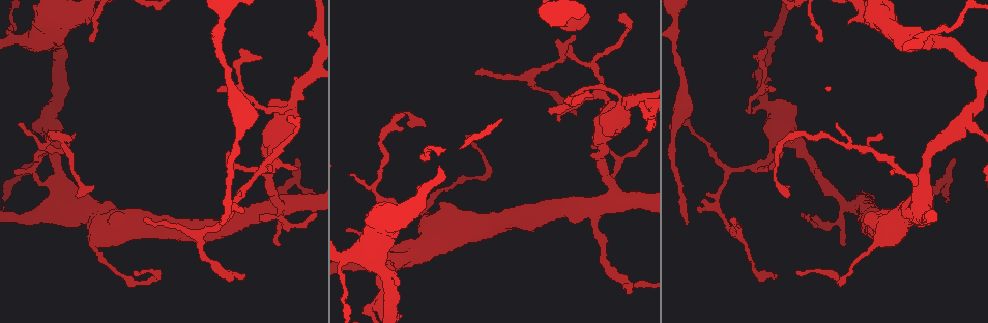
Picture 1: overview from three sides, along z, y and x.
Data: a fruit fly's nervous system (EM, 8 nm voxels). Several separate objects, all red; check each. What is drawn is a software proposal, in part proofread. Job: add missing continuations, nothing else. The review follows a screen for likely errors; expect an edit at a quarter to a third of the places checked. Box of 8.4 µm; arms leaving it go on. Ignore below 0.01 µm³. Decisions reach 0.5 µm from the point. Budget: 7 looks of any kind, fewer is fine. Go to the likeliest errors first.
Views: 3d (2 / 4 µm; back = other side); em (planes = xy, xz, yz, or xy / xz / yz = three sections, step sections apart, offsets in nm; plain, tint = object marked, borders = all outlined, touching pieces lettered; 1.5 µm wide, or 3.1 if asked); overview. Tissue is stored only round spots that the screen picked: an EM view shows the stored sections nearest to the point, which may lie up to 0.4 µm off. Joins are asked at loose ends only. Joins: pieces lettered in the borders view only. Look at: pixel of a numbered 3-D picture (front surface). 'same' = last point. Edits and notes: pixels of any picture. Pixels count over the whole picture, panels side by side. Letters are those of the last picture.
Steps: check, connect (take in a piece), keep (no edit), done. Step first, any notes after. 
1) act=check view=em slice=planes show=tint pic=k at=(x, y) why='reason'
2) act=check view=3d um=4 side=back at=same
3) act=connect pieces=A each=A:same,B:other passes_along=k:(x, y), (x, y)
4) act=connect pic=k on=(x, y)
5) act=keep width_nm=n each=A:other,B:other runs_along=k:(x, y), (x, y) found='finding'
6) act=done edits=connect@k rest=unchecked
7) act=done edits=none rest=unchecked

act=check view=3d um=2 pic=1 at=(782, 153)

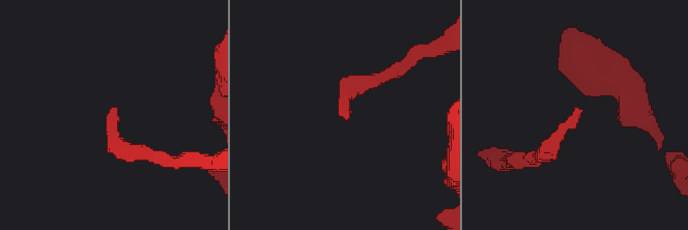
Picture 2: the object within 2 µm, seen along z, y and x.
act=check view=em slice=yz step=8 show=borders pic=2 at=(344, 116)

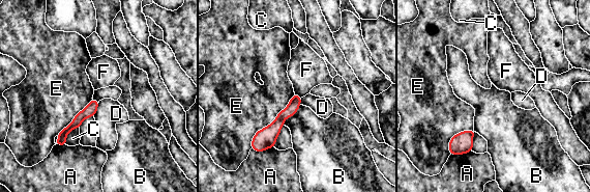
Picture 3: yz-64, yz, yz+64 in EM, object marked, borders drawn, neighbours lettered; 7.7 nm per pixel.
act=check view=em slice=planes show=borders at=same

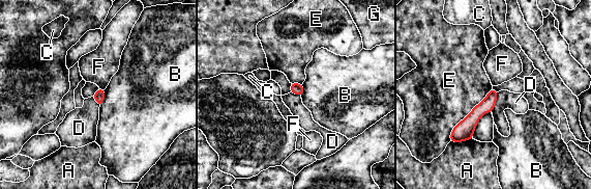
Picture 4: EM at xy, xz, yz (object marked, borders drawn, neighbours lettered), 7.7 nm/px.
act=keep longest_contact=E:550nm each=A:other,B:other,C:other,D:other,E:other,F:other,G:other runs_along=4:(493, 92), (490, 101), (452, 138) found='none of them fits'

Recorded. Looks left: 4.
act=check view=em slice=planes show=borders pic=1 at=(838, 124) why='thin end'

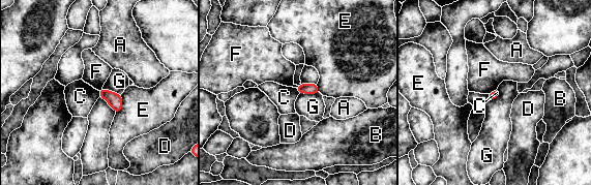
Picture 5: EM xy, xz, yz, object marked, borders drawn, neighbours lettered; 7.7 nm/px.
act=keep each=A:other,B:other,C:other,D:other,E:other,F:other,G:other border=5:(98, 91), (99, 96) found='no lettered piece goes on from it'

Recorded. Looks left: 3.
act=check view=3d um=2 pic=1 at=(288, 117) why='free end'

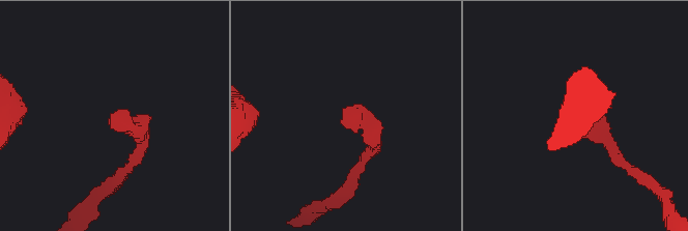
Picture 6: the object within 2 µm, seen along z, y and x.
act=check view=em slice=planes show=plain pic=6 at=(114, 111)

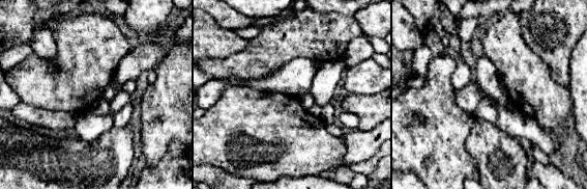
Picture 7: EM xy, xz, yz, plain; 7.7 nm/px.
act=check view=em slice=planes show=borders at=same

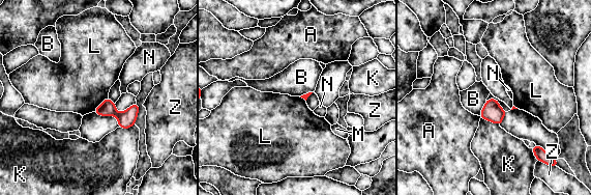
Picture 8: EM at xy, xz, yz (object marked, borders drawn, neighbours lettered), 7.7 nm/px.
act=keep each=A:other,B:other,K:other,L:other,M:other,N:other,Z:other found='no lettered piece goes on from it'

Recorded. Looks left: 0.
act=done edits=none rest=unchecked

